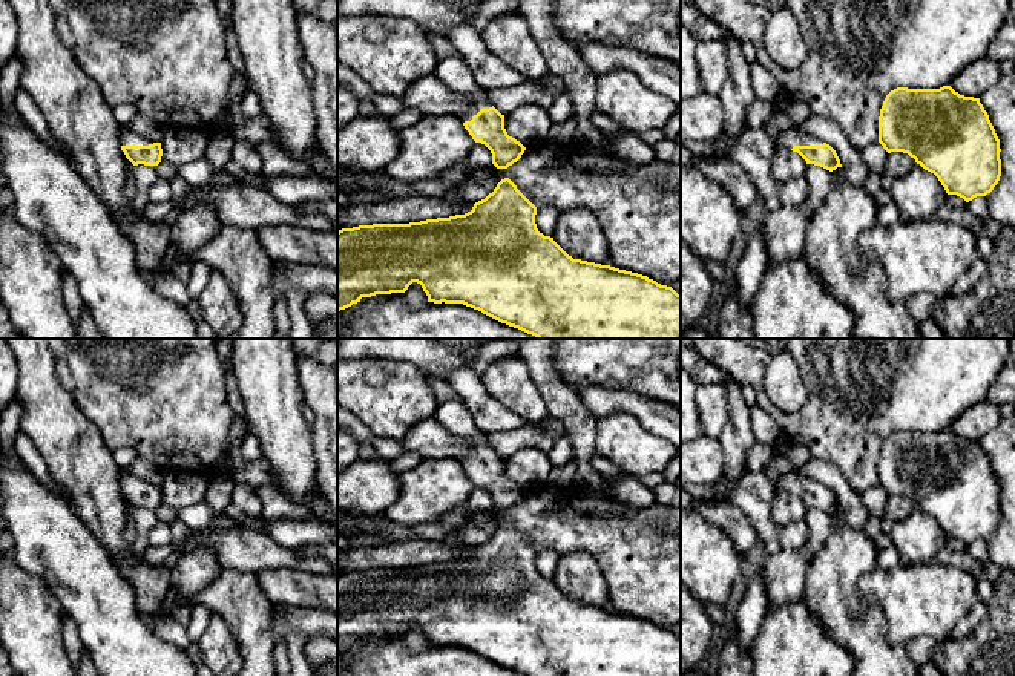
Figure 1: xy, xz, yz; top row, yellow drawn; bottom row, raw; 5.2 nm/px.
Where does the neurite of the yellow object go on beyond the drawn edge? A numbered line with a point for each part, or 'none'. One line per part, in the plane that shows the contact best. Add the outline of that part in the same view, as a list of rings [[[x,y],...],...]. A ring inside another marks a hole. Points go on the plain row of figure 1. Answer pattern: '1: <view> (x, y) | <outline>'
1: xy (126, 480) | [[[121,469],[120,484],[121,484],[121,489],[150,489],[155,486],[149,481],[144,481],[135,475],[126,472],[124,469]]]

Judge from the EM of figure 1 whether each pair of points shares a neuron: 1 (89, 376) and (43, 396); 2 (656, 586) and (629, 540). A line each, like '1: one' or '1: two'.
1: two
2: one

